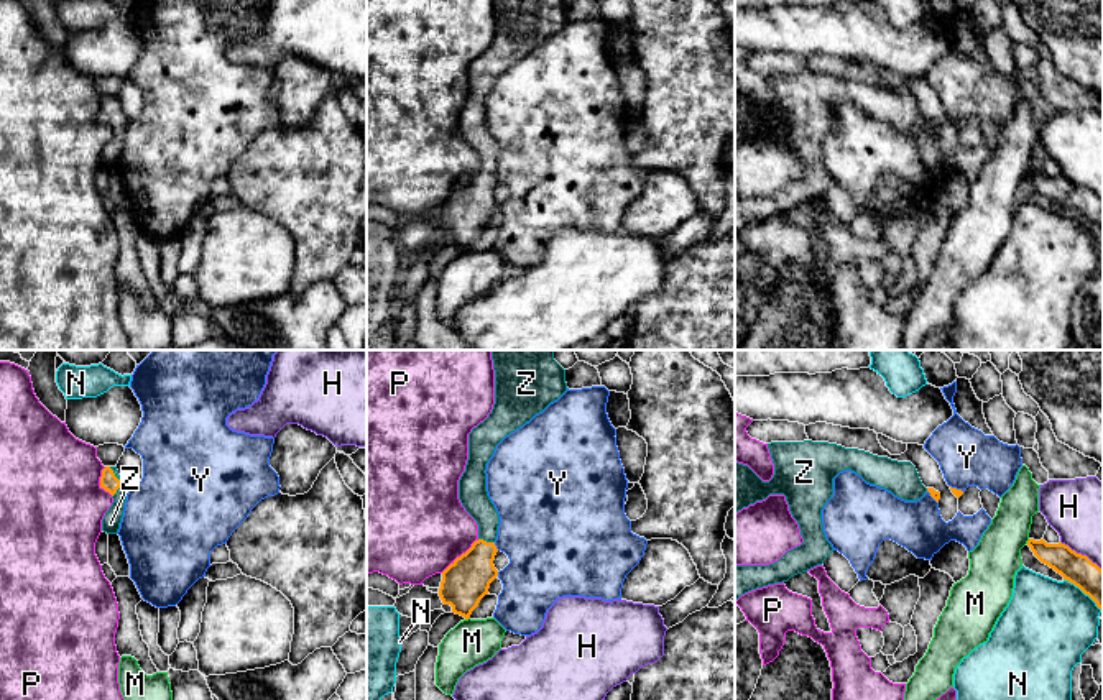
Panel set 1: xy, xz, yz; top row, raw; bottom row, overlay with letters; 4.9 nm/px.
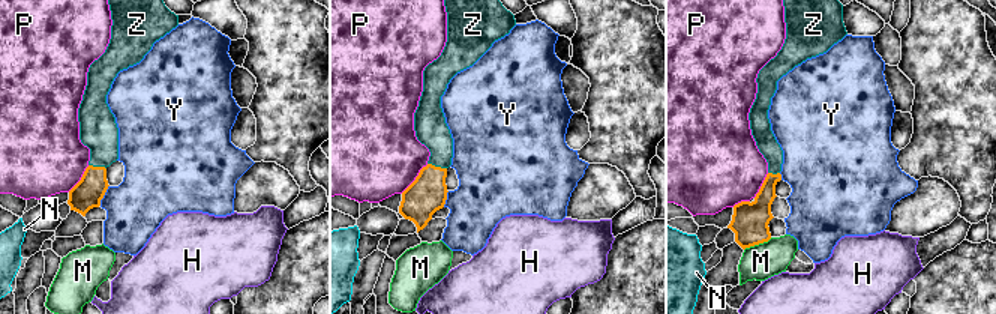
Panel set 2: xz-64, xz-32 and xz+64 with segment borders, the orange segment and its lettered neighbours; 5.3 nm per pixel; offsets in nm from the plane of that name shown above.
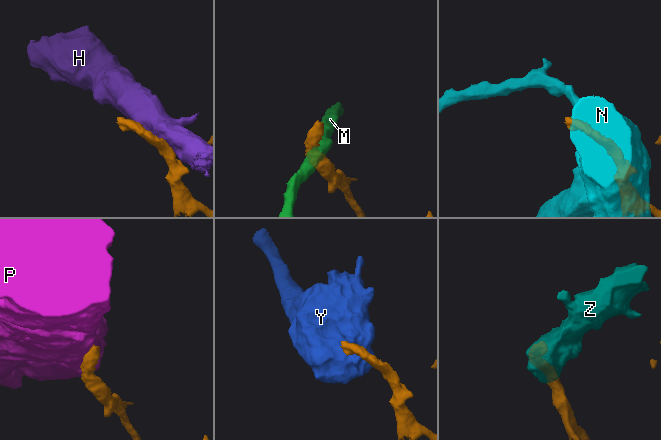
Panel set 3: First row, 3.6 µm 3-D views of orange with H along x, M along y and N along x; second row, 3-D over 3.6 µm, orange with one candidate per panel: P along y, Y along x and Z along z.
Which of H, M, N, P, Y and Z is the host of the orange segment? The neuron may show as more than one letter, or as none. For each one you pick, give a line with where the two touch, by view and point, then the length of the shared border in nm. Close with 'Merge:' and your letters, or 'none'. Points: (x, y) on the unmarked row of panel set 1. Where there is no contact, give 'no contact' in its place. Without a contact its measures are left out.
Z: xy (120, 114) | 150 nm
Merge: Z

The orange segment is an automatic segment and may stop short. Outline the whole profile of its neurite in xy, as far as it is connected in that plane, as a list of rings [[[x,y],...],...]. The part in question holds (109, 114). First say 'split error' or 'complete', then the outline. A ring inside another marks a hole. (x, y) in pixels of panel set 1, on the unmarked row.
split error; [[[105,99],[100,108],[100,120],[108,123],[113,130],[112,138],[102,151],[102,163],[117,166],[125,143],[128,118],[122,113],[117,99]]]

